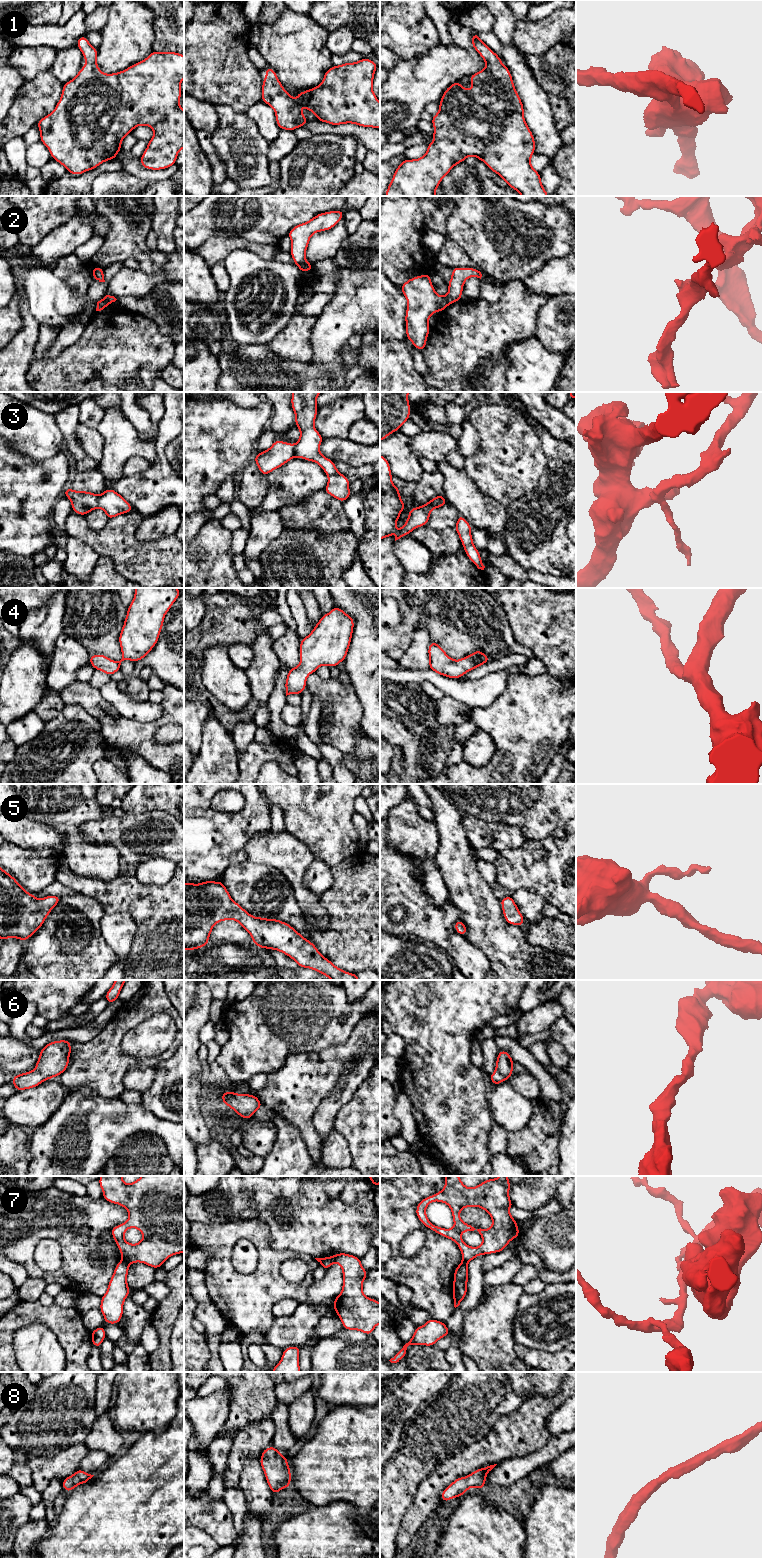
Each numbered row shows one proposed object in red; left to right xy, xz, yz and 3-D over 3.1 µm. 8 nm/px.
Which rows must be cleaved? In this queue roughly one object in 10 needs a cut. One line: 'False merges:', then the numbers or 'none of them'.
False merges: 2, 3, 7

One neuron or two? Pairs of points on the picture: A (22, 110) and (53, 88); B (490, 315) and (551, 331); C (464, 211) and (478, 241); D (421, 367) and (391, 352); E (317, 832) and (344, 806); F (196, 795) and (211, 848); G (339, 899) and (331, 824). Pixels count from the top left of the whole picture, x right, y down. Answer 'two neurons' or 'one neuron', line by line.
A: one neuron
B: two neurons
C: one neuron
D: two neurons
E: one neuron
F: one neuron
G: two neurons

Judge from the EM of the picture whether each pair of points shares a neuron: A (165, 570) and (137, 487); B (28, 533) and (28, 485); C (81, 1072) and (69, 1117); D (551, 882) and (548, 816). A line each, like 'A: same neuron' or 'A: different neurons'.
A: different neurons
B: same neuron
C: different neurons
D: different neurons

